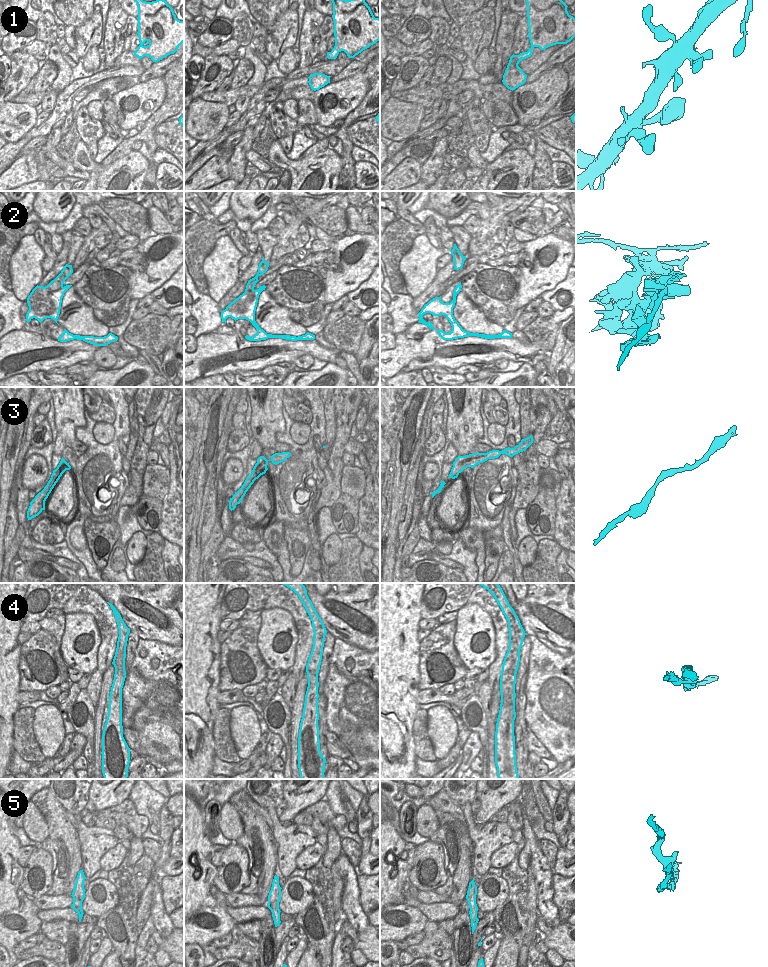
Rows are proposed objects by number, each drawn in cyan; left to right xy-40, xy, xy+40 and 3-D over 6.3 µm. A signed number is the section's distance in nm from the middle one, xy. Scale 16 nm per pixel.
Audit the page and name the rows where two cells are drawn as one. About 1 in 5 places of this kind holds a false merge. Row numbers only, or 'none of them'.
2, 4, 5

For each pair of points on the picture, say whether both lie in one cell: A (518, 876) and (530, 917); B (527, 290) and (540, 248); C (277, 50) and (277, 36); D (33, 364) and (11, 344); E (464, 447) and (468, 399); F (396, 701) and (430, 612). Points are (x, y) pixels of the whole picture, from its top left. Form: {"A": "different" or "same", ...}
{"A": "same", "B": "same", "C": "same", "D": "same", "E": "same", "F": "different"}

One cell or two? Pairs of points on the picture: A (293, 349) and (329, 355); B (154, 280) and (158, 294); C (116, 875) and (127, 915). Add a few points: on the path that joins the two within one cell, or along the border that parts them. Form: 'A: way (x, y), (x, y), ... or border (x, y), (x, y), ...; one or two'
A: way (302, 349), (314, 349), (320, 352); one
B: border (173, 273), (150, 293); two
C: way (124, 885), (127, 888), (127, 905); one

